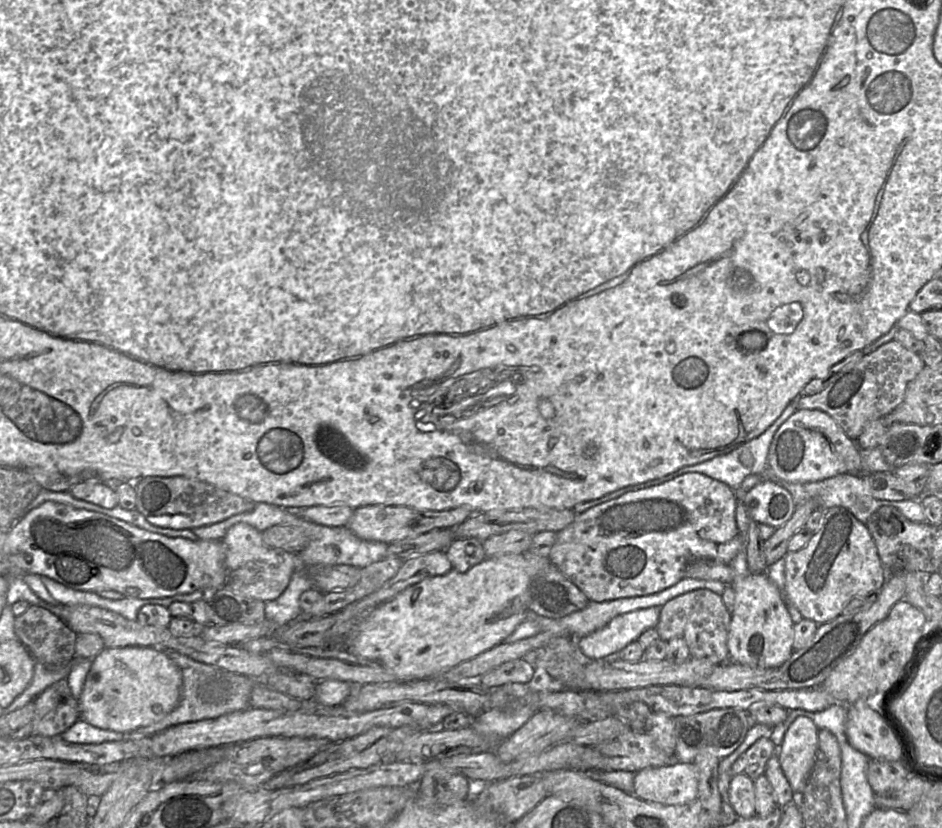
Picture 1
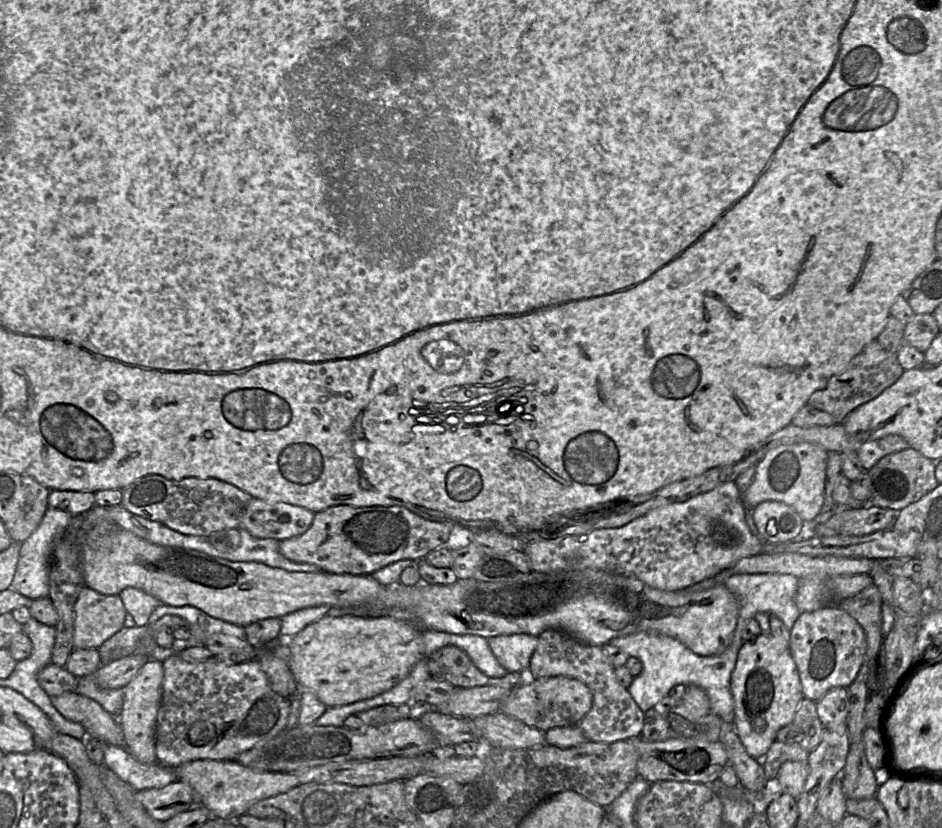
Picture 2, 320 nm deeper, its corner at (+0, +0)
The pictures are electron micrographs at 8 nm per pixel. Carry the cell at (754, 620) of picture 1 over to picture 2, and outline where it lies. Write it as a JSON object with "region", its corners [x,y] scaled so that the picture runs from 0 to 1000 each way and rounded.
{"region":[[[808,764],[799,772],[789,775],[776,816],[776,835],[780,853],[781,884],[794,911],[808,921],[808,917],[824,894],[826,882],[843,868],[854,843],[847,808],[839,786],[839,773],[835,775],[831,771]]]}

